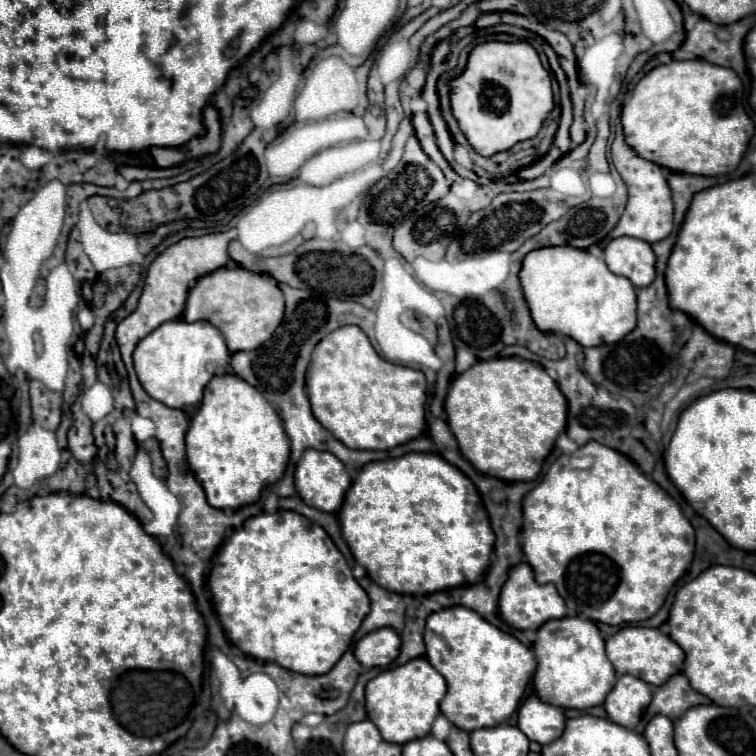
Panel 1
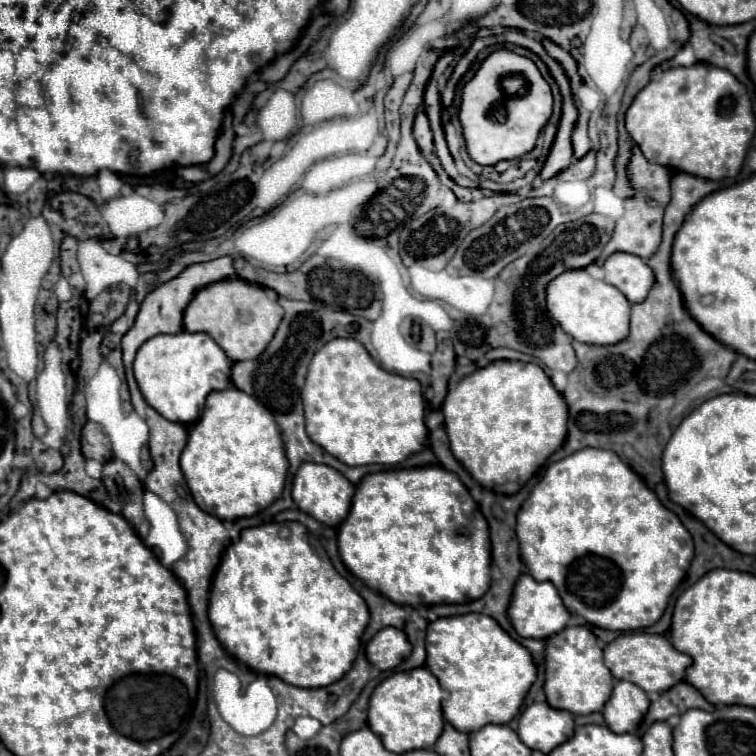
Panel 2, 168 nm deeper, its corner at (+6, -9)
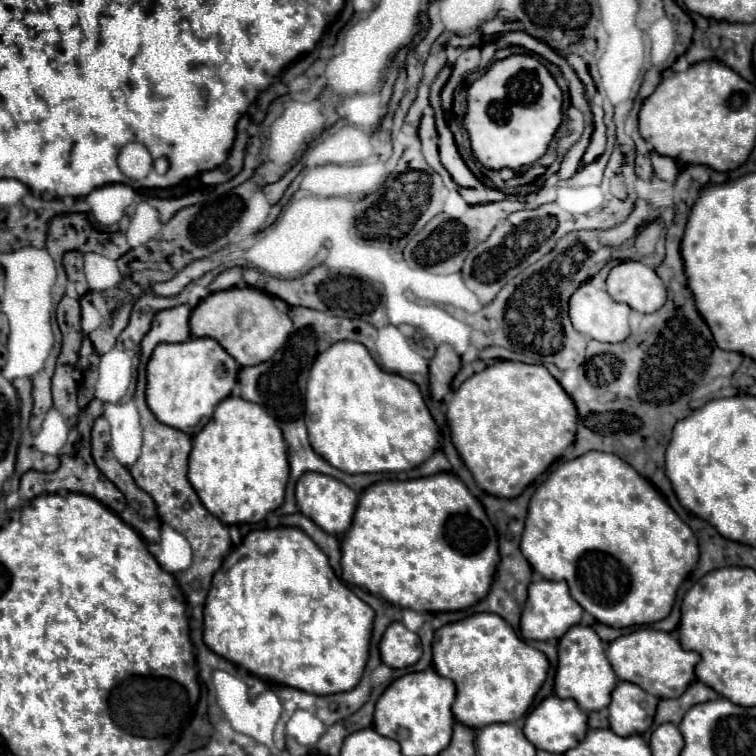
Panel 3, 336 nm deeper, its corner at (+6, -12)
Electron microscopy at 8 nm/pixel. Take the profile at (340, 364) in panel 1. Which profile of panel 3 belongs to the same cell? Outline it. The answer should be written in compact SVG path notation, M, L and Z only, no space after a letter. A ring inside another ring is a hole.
M337 342L309 369L305 424L315 452L347 472L403 472L437 450L437 424L415 382L383 372L359 342Z

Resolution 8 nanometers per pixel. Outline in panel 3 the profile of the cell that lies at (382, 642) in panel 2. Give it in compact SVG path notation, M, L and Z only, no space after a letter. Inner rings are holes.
M393 622L379 644L381 660L389 668L405 668L421 658L421 642L415 632L409 632L401 622Z

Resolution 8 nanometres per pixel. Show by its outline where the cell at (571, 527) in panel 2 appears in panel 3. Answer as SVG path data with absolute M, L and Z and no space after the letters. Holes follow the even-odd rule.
M587 452L575 460L567 460L561 462L549 476L547 480L535 490L535 494L531 496L529 502L529 514L525 520L525 530L521 536L521 552L527 558L527 562L531 564L531 568L541 574L545 580L565 580L569 586L569 592L573 596L573 600L577 600L577 604L589 612L597 622L613 626L613 628L629 628L629 626L645 626L645 624L653 624L659 622L663 618L669 616L673 602L675 602L675 594L677 588L681 586L681 582L689 576L689 572L693 570L693 566L697 564L699 558L699 550L697 550L697 538L691 532L691 528L671 510L671 506L665 502L665 498L659 494L659 490L647 482L643 476L639 476L627 462L623 462L617 454L607 454L607 452Z

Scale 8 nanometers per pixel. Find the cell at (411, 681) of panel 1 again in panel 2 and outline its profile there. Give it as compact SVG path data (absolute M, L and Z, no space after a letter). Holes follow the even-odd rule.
M427 667L399 671L379 683L369 701L369 729L383 741L393 753L407 753L411 749L431 749L443 733L441 701L447 699L447 691L439 685L437 677Z

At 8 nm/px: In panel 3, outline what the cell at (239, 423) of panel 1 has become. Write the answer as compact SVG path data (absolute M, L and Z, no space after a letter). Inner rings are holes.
M227 396L221 400L211 416L211 420L205 424L205 428L193 436L193 450L189 454L189 472L187 478L191 486L195 486L195 492L203 506L217 516L223 524L255 524L261 522L269 512L277 510L283 504L285 496L285 484L289 478L289 462L287 462L287 444L283 440L281 428L277 426L277 420L267 414L259 404Z

